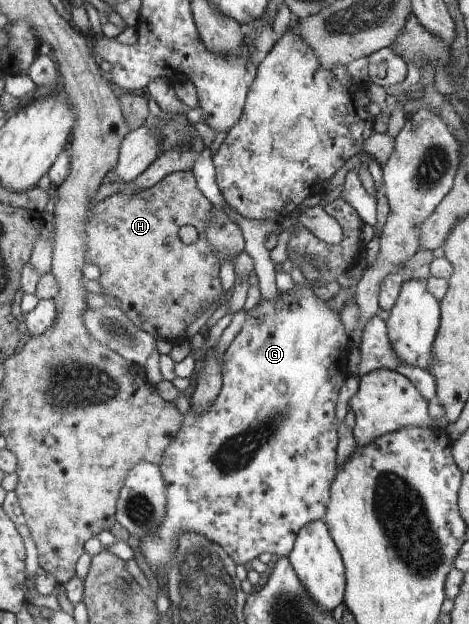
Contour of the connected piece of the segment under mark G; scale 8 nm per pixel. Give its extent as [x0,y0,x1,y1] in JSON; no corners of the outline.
[140,285,350,571]

